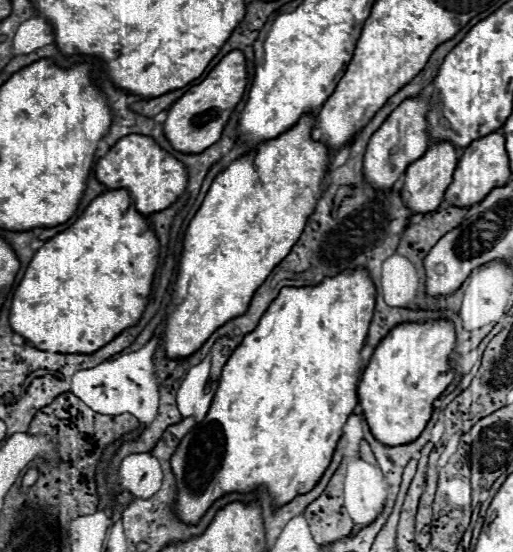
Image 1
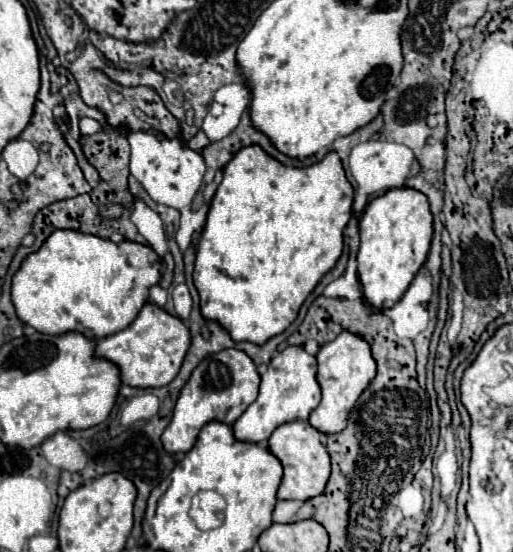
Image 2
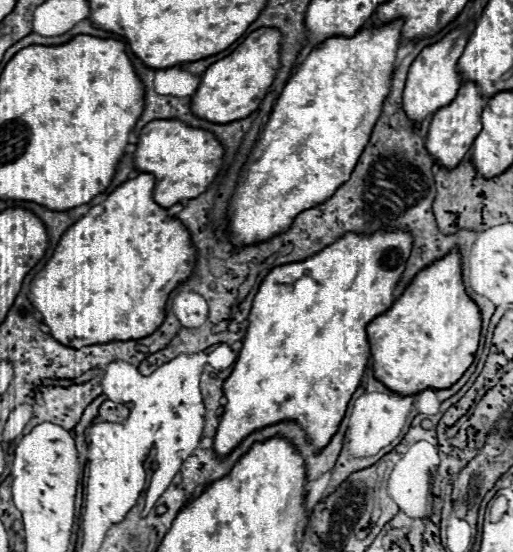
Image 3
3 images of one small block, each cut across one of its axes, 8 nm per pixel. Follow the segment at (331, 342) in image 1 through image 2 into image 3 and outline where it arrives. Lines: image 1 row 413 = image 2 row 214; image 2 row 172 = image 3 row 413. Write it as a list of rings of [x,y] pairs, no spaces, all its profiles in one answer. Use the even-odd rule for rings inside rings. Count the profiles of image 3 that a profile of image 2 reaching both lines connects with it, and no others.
[[[402,230],[378,232],[372,236],[346,234],[338,242],[326,246],[326,250],[314,254],[314,258],[278,266],[278,270],[266,276],[266,282],[262,282],[252,302],[240,356],[222,386],[226,404],[214,436],[214,452],[218,458],[226,458],[252,432],[284,420],[296,420],[302,426],[316,454],[332,440],[368,366],[370,346],[366,326],[392,306],[392,292],[404,272],[410,248],[412,238]]]

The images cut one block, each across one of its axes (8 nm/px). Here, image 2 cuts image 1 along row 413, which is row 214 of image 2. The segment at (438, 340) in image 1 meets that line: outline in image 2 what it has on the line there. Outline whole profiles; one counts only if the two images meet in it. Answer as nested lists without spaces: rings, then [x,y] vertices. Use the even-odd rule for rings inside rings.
[[[408,186],[392,188],[374,198],[360,218],[358,276],[364,298],[374,308],[390,308],[406,292],[418,268],[426,262],[432,240],[432,212],[428,198]]]

